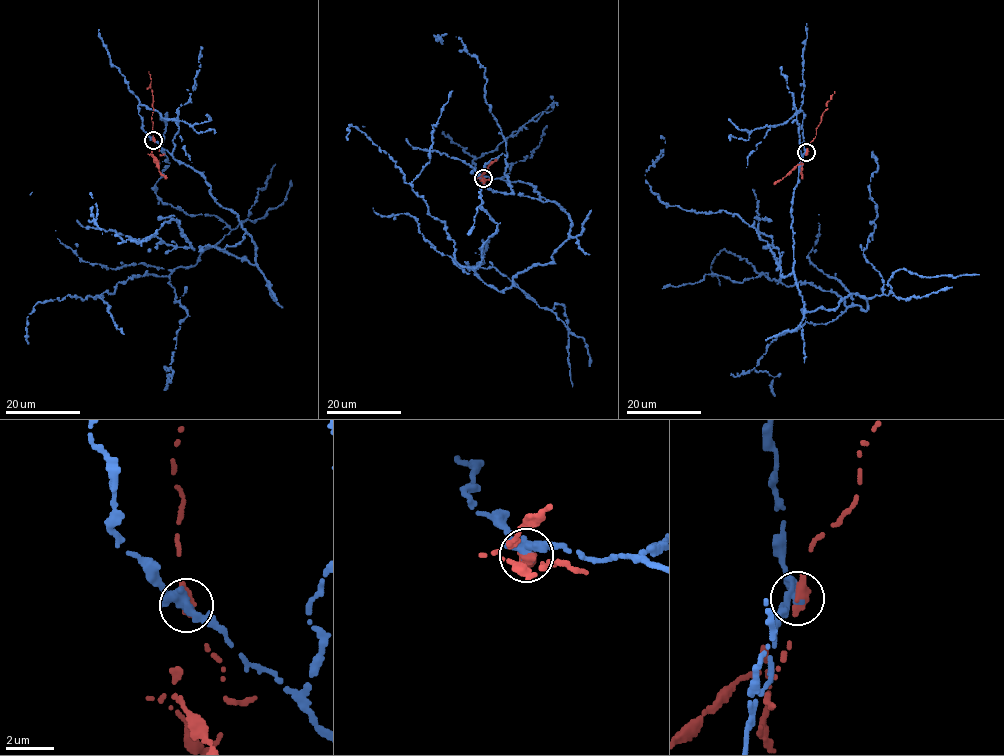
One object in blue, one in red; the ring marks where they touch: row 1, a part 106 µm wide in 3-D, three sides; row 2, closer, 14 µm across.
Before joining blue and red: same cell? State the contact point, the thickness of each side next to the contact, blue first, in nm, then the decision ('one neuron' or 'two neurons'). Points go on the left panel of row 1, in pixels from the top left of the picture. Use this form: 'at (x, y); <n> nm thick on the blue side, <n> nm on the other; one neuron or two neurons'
at (153, 140); 380 nm thick on the blue side, 550 nm on the other; two neurons

